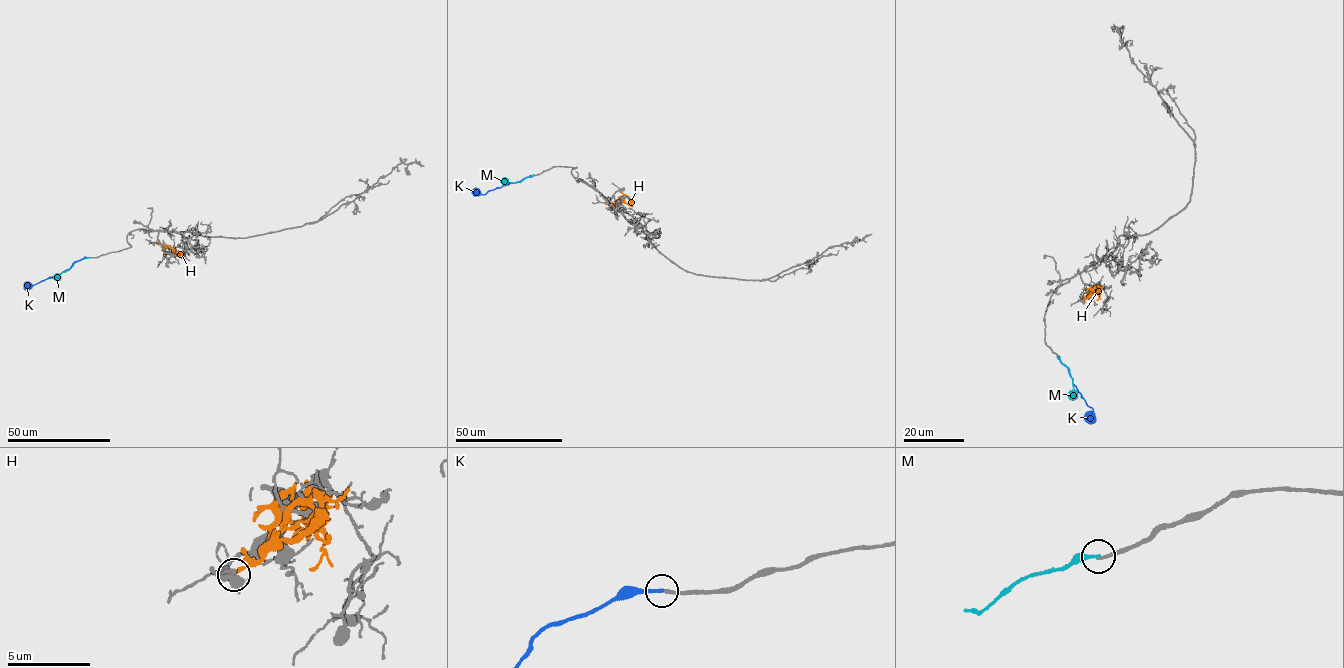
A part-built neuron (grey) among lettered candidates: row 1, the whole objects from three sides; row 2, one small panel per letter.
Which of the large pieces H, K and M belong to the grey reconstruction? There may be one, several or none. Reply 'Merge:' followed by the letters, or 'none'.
Merge: K

